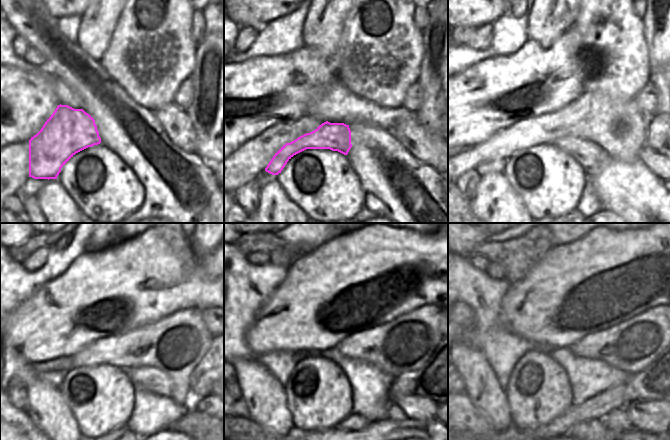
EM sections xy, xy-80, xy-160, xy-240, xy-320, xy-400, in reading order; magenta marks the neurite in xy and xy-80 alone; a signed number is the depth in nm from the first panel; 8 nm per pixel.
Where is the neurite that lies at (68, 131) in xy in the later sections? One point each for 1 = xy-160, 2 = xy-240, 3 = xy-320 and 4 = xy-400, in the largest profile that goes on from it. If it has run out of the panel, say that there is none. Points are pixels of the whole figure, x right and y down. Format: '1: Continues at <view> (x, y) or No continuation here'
1: Continues at xy-160 (592, 157)
2: Continues at xy-240 (152, 380)
3: Continues at xy-320 (414, 407)
4: Continues at xy-400 (649, 416).

